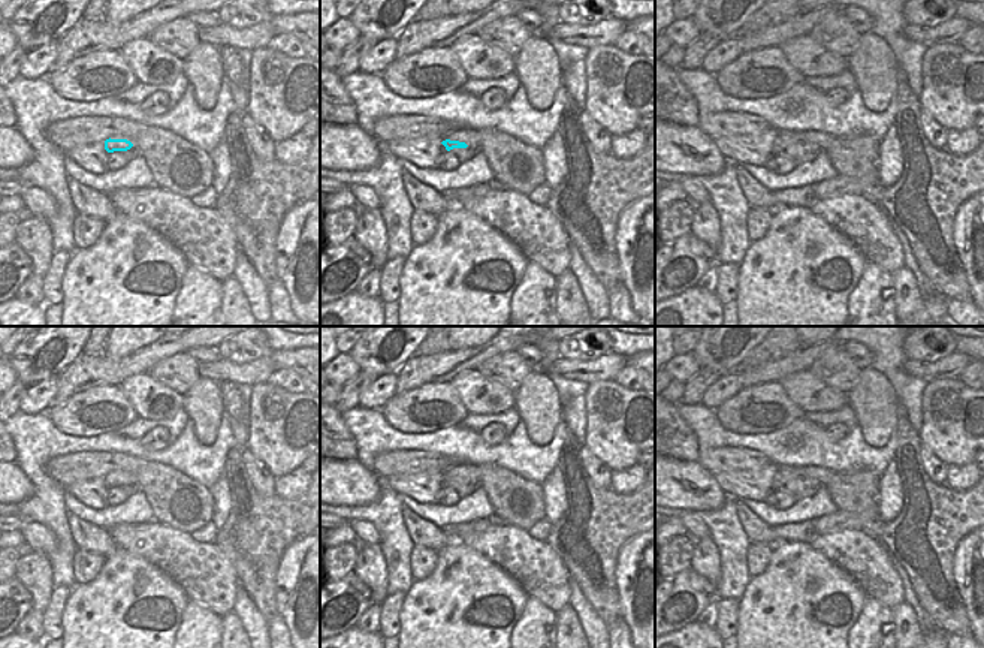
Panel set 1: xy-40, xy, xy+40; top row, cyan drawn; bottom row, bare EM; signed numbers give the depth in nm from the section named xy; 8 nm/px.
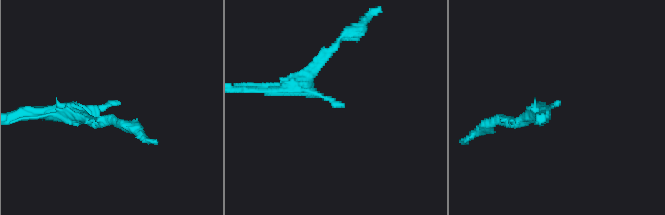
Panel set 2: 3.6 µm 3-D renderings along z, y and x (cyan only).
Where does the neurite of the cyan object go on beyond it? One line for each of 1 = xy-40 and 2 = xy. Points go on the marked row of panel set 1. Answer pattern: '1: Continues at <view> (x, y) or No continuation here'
1: No continuation here
2: No continuation here.

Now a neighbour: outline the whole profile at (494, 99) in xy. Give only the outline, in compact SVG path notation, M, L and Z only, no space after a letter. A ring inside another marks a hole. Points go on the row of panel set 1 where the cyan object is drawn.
M491 88L486 93L483 93L480 96L485 108L491 109L491 111L496 111L499 108L502 108L507 103L507 96L505 91L502 88Z

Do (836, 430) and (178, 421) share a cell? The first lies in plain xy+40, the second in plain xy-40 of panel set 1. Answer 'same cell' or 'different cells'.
different cells

